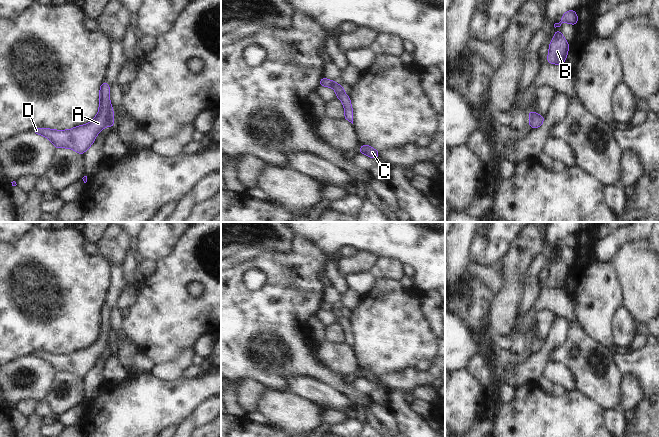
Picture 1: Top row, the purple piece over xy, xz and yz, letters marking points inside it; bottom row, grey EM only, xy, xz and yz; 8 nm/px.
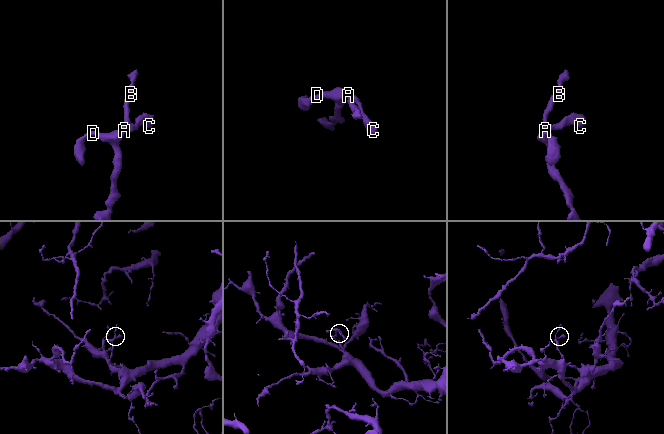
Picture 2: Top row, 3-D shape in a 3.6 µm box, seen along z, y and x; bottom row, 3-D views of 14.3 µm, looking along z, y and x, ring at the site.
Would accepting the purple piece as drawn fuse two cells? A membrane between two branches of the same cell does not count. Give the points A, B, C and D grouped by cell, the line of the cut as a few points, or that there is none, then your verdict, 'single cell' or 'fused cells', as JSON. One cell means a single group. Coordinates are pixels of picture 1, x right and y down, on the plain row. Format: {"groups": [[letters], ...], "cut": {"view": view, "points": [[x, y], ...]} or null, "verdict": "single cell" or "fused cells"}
{"groups": [["A", "B", "D"], ["C"]], "cut": {"view": "xz", "points": [[336, 306], [333, 311]]}, "verdict": "fused cells"}

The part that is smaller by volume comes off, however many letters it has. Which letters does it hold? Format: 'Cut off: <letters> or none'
Cut off: C

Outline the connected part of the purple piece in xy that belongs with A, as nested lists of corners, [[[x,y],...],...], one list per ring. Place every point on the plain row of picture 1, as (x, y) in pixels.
[[[103,305],[99,315],[99,336],[88,348],[74,351],[70,354],[52,354],[49,352],[35,352],[32,356],[47,361],[55,372],[70,372],[79,378],[93,368],[97,358],[110,346],[113,338],[109,313],[111,310]]]

